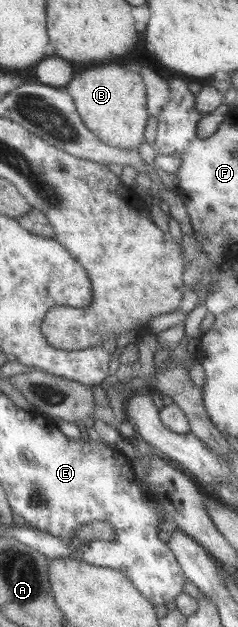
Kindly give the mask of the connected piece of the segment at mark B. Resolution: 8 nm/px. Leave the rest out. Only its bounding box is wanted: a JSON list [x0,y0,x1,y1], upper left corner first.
[65,62,149,149]

